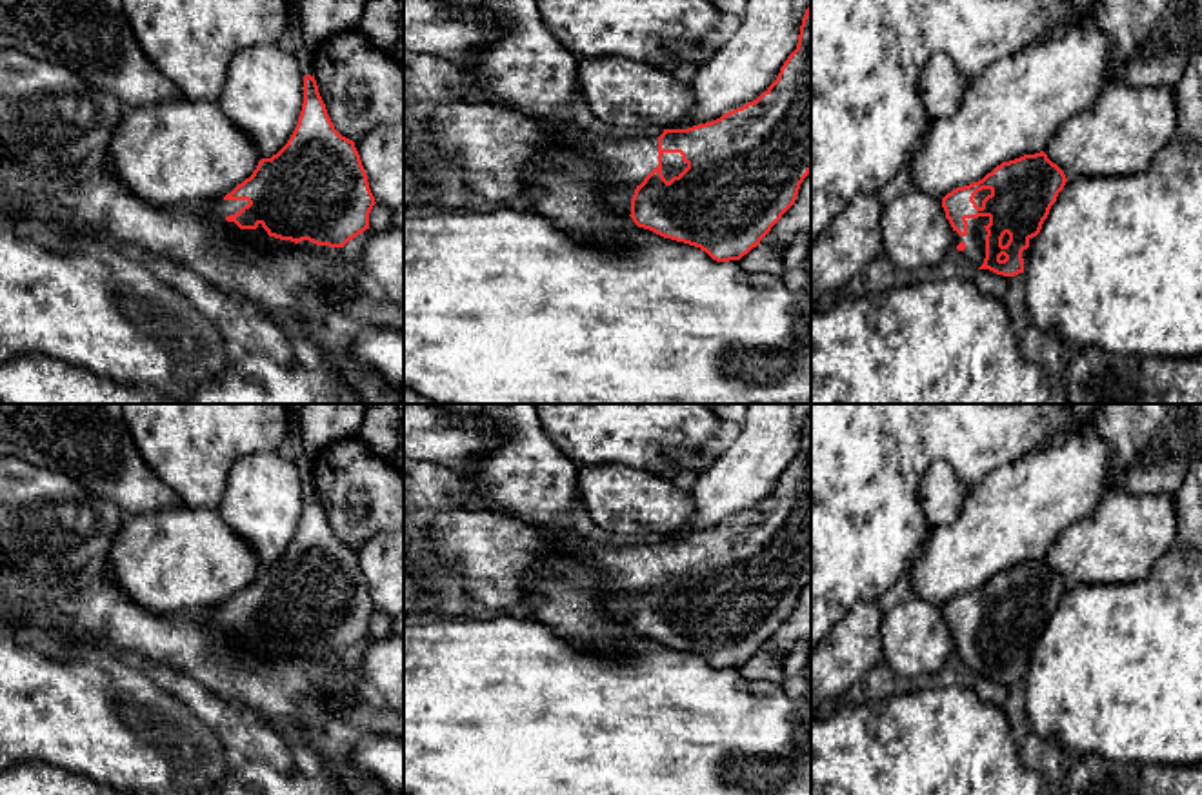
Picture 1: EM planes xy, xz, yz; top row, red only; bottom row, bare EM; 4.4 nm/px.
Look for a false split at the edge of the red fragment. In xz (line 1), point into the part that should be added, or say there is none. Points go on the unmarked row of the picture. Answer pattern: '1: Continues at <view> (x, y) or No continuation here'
1: Continues at xz (488, 555)

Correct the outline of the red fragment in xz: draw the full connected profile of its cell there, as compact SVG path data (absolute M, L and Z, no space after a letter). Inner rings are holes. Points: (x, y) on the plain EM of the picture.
M811 413L802 426L796 457L787 464L776 488L753 509L720 526L687 537L664 537L656 544L611 548L593 538L551 542L546 533L522 520L489 509L442 511L433 518L427 540L436 549L436 571L447 577L473 600L493 609L513 611L527 595L527 575L551 549L580 553L606 575L604 609L620 622L629 622L638 635L664 646L706 659L716 669L740 668L771 639L795 611L800 591L811 580Z

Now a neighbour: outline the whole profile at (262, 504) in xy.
M278 451L238 458L216 511L253 549L260 566L271 566L291 546L304 511L296 462Z

